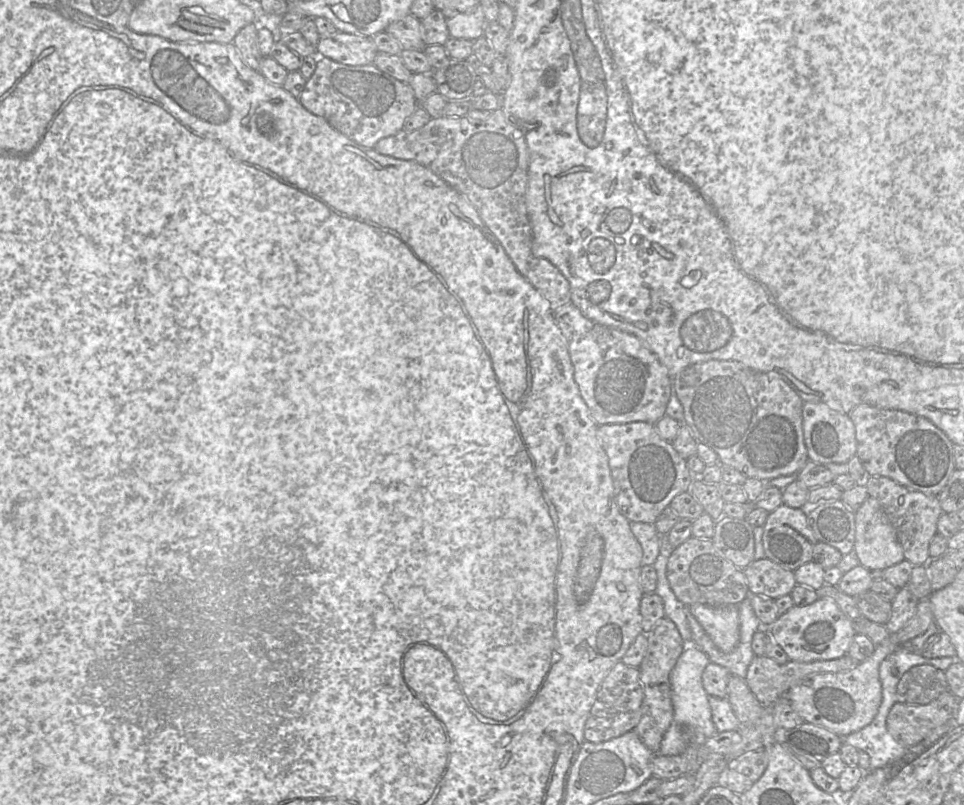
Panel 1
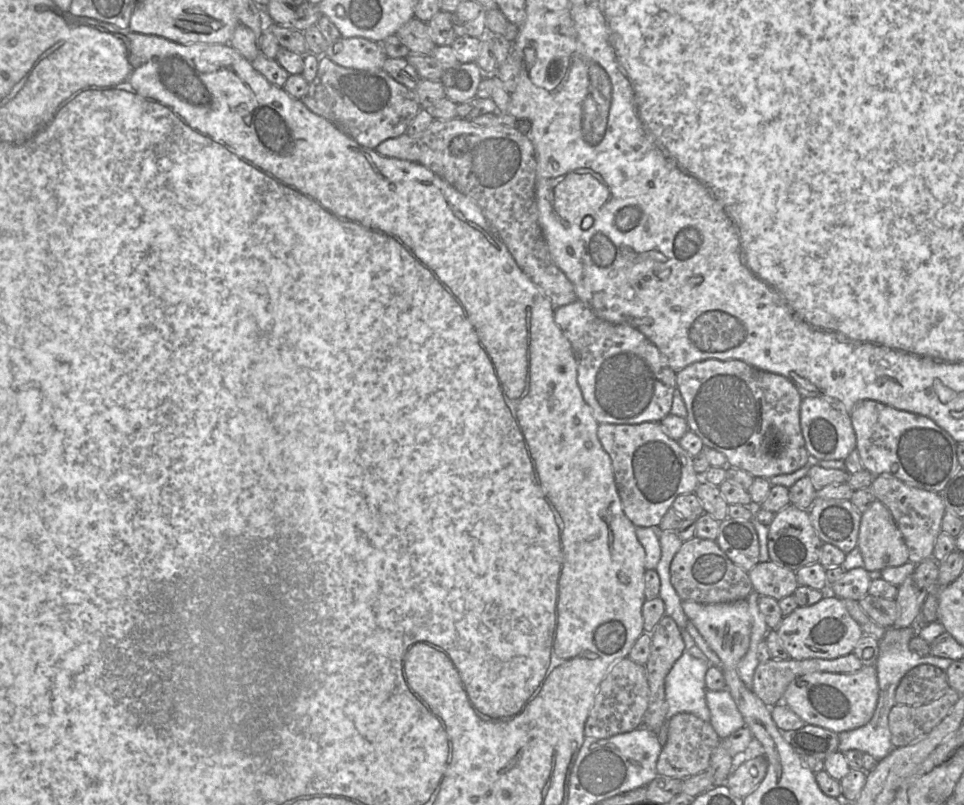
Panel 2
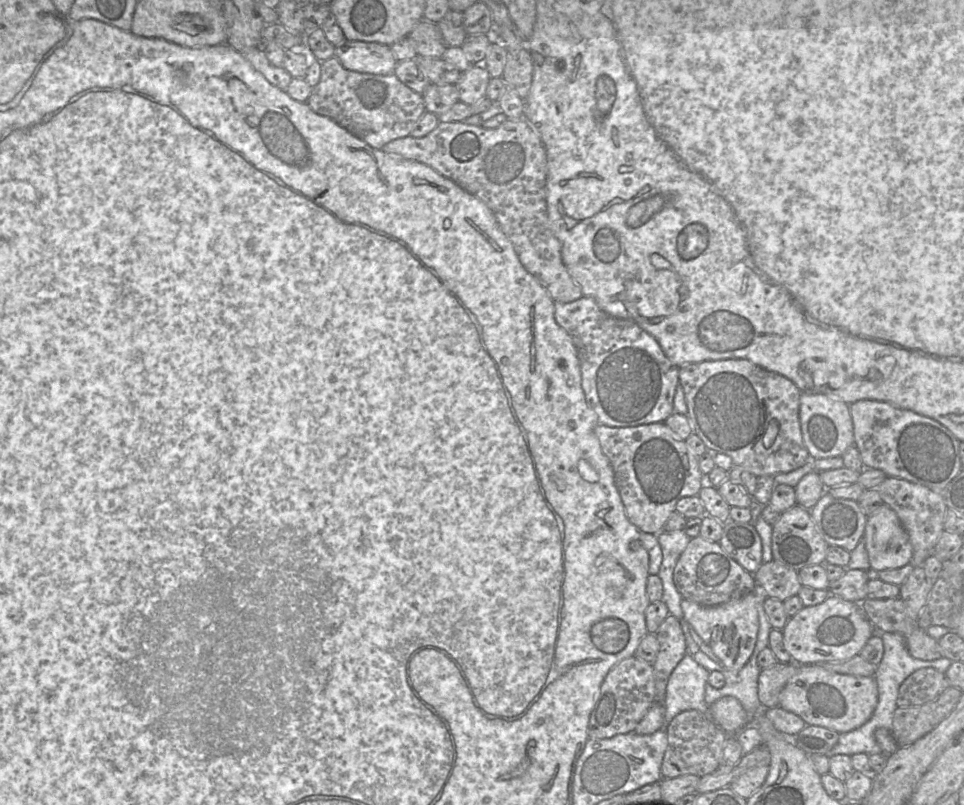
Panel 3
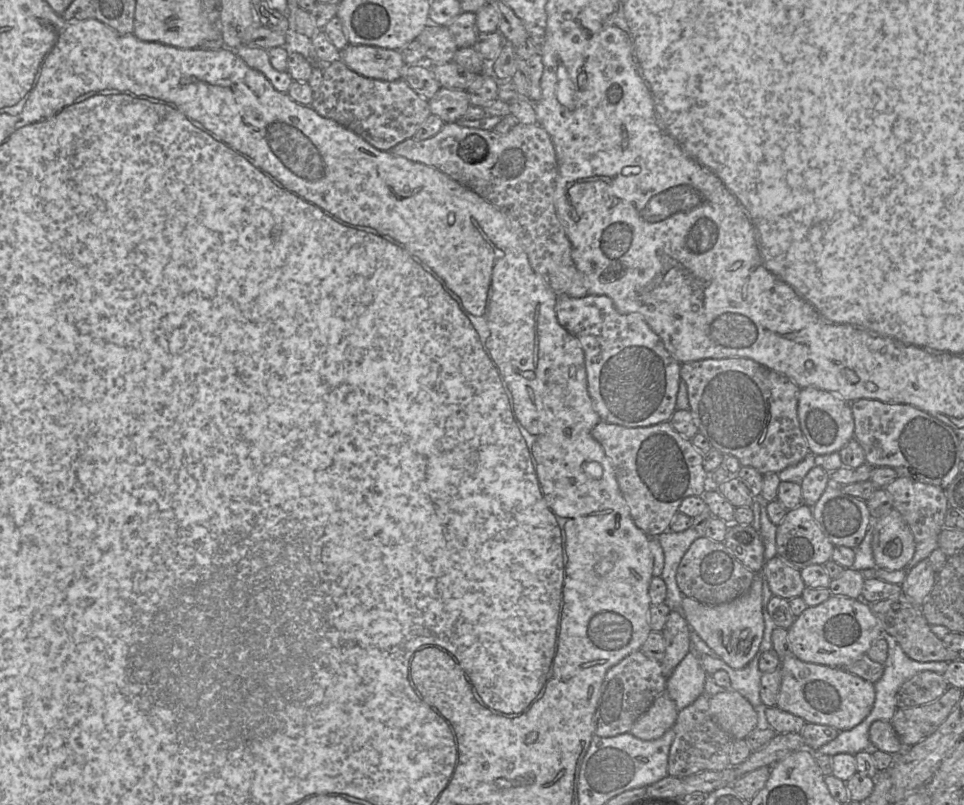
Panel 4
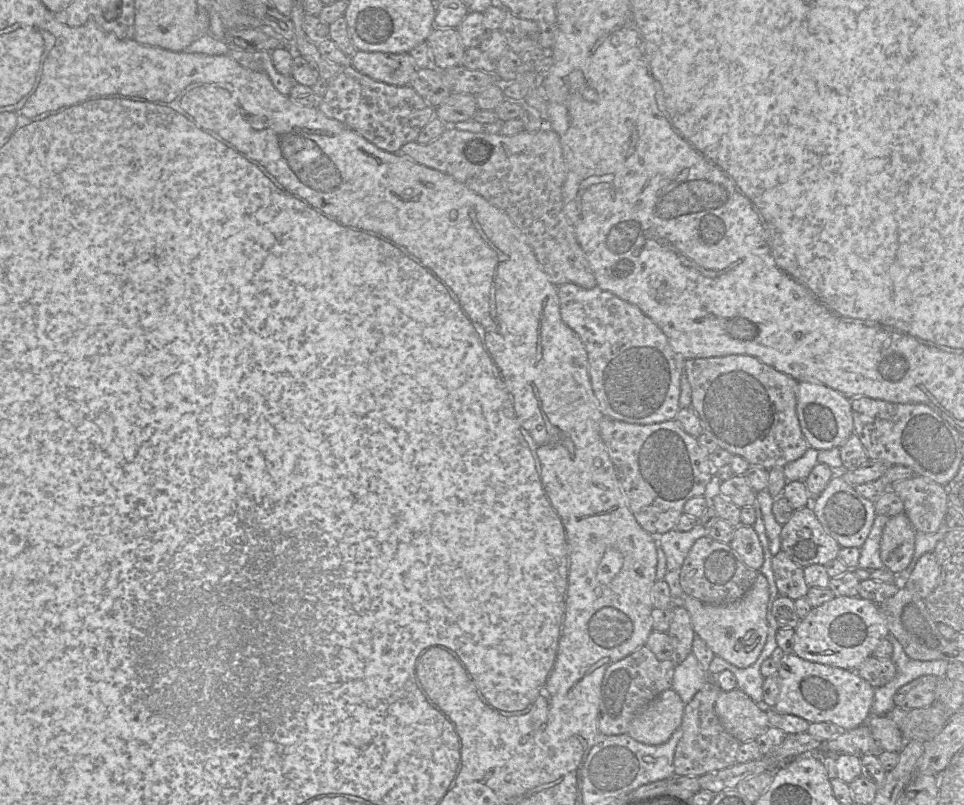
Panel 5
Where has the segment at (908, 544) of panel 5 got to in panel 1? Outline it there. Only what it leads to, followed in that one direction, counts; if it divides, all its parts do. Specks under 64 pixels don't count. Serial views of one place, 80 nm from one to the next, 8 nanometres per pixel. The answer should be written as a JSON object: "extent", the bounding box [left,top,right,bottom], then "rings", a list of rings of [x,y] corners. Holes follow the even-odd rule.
{"extent":[853,496,904,570],"rings":[[[871,496],[855,512],[853,549],[868,570],[885,570],[904,560],[895,528],[878,500]]]}

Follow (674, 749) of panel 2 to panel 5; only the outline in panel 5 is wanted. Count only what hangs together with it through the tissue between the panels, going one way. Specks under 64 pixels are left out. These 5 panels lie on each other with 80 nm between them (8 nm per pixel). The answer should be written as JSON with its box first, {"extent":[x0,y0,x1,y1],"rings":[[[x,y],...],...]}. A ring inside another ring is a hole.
{"extent":[673,682,741,777],"rings":[[[706,682],[692,700],[685,704],[680,725],[683,734],[673,759],[674,775],[700,777],[737,763],[736,755],[741,743],[724,729],[715,712],[715,702],[721,692],[716,682]]]}

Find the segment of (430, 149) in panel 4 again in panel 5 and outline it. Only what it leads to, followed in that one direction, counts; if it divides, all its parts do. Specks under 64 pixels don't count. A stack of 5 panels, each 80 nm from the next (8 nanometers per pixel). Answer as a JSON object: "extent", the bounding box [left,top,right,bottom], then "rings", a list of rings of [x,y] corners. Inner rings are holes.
{"extent":[397,127,597,288],"rings":[[[447,127],[444,133],[428,144],[409,142],[397,152],[427,168],[444,173],[470,188],[504,211],[516,224],[532,248],[548,279],[560,286],[573,283],[582,288],[597,286],[585,252],[564,212],[563,188],[567,177],[566,161],[558,134],[549,127],[537,132],[522,131],[515,135],[473,133]]]}

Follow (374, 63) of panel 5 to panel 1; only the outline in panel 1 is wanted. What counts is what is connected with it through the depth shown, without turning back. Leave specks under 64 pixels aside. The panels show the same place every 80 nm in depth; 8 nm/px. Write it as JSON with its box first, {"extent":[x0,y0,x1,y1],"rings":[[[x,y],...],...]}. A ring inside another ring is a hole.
{"extent":[316,31,378,66],"rings":[[[337,31],[319,40],[316,53],[345,65],[359,66],[373,64],[378,50],[372,37]]]}

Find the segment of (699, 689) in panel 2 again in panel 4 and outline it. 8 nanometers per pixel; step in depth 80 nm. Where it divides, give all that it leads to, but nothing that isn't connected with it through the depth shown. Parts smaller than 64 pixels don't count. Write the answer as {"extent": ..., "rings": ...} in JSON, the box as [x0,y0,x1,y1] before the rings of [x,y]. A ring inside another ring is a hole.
{"extent":[666,651,706,712],"rings":[[[690,651],[667,678],[666,693],[674,701],[678,712],[704,693],[706,674],[699,656]]]}

